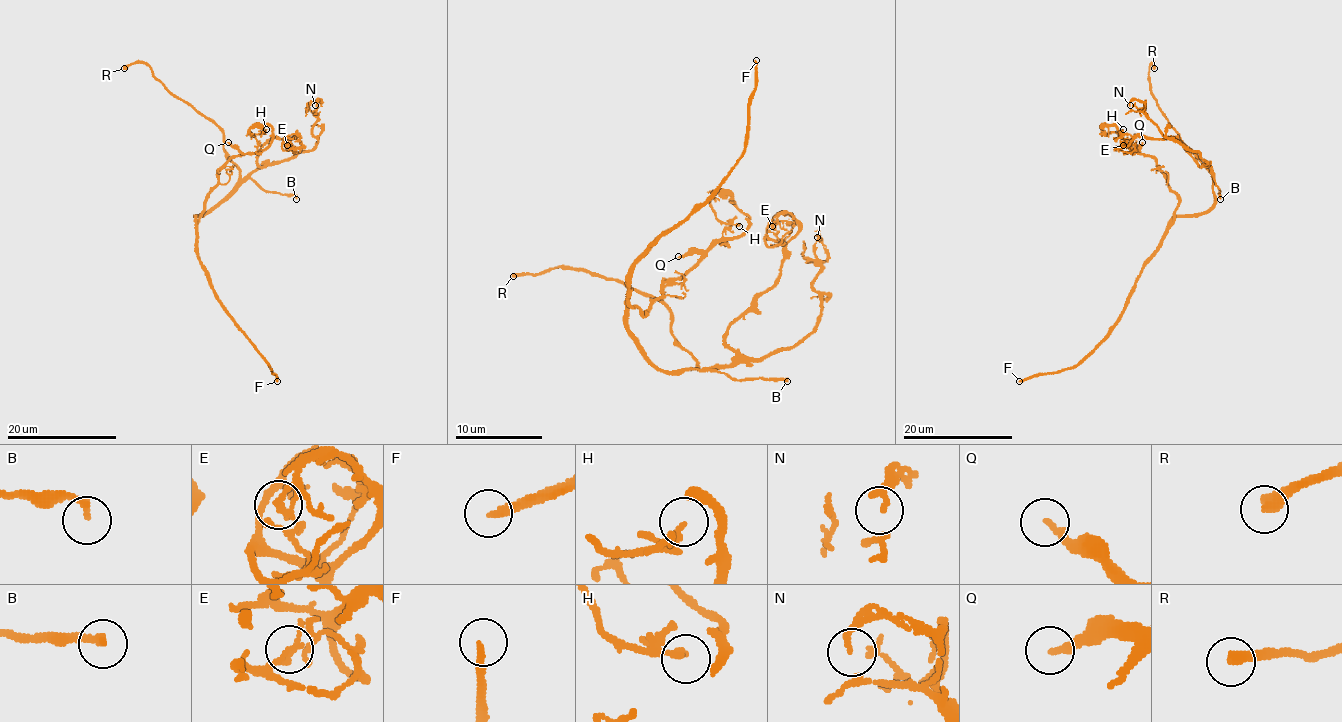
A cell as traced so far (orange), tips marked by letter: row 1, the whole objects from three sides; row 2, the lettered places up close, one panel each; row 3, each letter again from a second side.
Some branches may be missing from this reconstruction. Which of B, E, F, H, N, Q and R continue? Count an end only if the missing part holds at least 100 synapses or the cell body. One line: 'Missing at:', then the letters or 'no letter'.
Missing at: F, R

